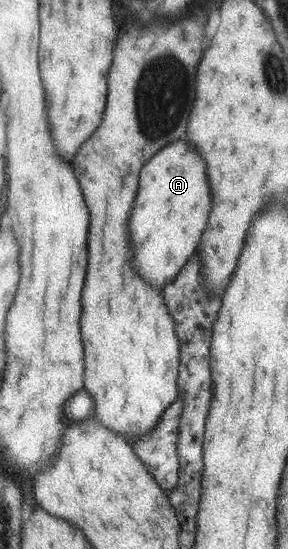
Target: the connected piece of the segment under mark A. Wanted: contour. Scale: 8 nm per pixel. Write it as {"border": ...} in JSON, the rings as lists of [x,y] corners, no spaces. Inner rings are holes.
{"border":[[[184,141],[170,143],[144,167],[144,175],[140,175],[140,199],[136,199],[132,223],[128,223],[132,251],[136,251],[132,265],[140,271],[140,277],[148,279],[152,287],[166,287],[199,249],[208,213],[210,191],[204,161]]]}

